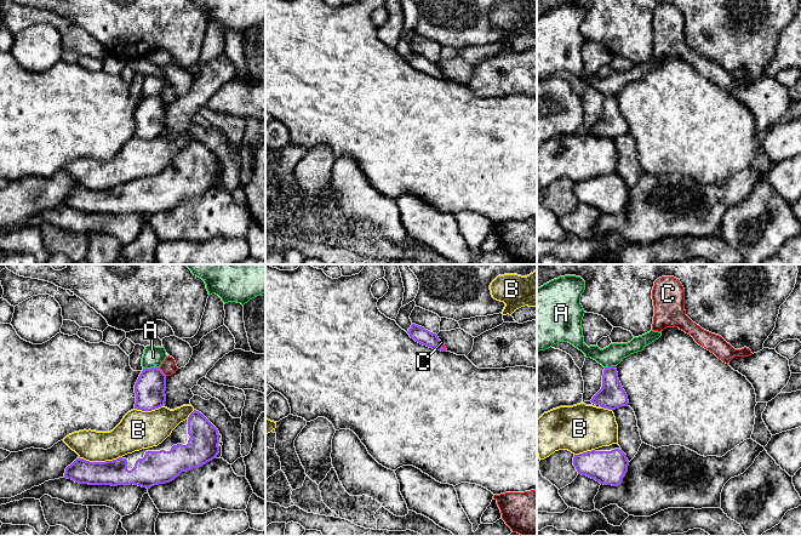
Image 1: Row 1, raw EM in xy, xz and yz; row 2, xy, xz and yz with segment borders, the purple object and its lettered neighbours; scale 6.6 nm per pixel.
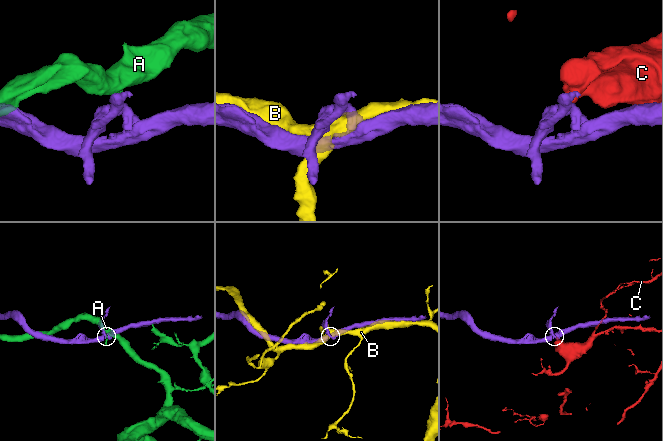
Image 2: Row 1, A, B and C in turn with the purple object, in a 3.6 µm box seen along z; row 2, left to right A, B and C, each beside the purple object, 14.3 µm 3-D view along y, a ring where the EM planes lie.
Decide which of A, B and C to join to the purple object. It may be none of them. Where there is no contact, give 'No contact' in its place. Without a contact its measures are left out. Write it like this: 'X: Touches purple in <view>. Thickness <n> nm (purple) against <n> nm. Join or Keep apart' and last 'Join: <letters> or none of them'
A: Touches purple in xy. Thickness 200 nm (purple) against 140 nm. Keep apart
B: Touches purple in xy. Thickness 170 nm (purple) against 220 nm. Keep apart
C: Touches purple in xy. Thickness 200 nm (purple) against 100 nm. Keep apart
Join: none of them

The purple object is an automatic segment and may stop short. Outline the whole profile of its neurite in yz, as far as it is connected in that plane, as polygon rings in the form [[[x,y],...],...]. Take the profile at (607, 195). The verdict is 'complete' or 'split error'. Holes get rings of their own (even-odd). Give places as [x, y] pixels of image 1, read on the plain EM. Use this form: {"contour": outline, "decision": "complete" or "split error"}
{"contour": [[[612,172],[574,183],[573,194],[578,203],[595,207],[603,213],[618,215],[628,200],[629,189],[620,175]]], "decision": "split error"}

